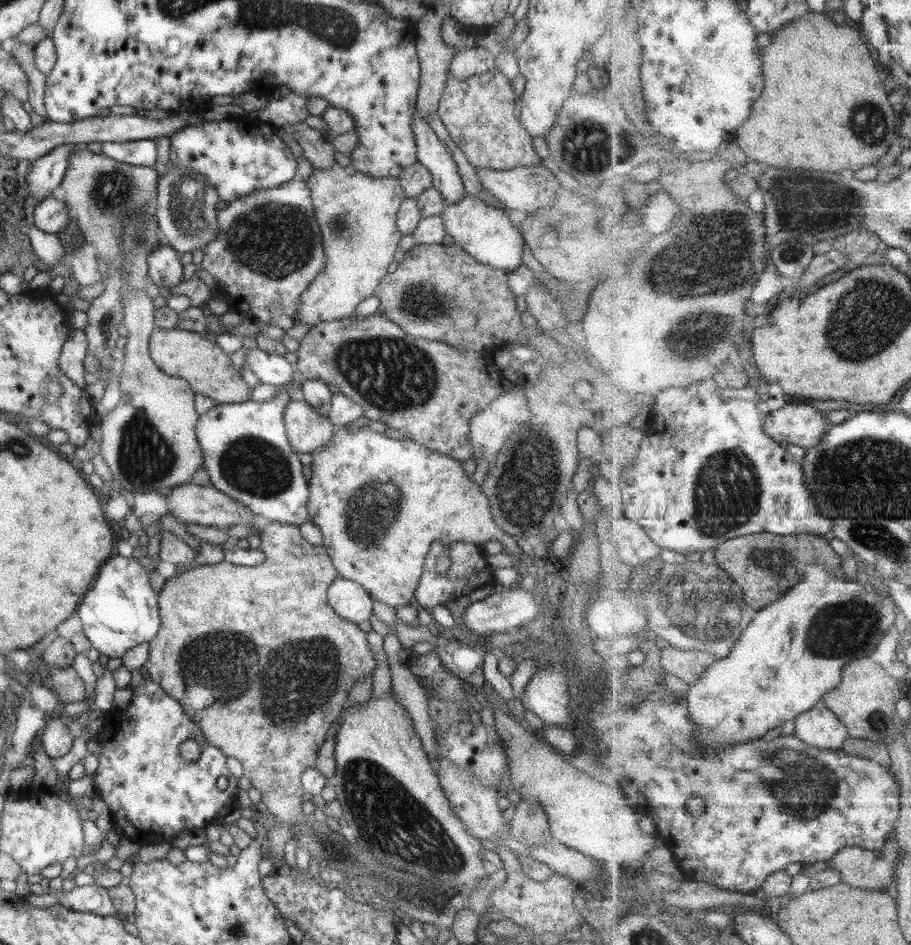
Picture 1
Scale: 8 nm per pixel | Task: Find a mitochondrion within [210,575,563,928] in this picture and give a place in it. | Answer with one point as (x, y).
(391, 819)

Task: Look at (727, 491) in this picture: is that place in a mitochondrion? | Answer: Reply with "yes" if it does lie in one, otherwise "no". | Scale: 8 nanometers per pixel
yes

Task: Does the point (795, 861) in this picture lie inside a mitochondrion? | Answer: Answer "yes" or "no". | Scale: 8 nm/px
no

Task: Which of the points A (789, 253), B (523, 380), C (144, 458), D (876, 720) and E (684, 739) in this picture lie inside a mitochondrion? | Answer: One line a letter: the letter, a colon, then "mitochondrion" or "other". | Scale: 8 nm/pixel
A: mitochondrion
B: other
C: mitochondrion
D: mitochondrion
E: mitochondrion

